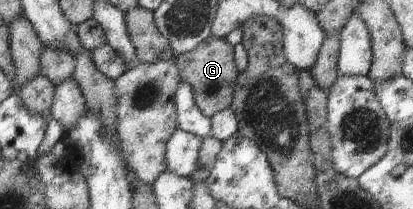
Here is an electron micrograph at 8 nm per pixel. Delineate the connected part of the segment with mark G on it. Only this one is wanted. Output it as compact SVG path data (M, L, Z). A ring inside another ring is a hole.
M209 35L195 50L176 56L173 60L181 81L187 81L194 90L194 101L199 110L211 118L216 112L232 105L233 86L238 77L234 61L234 46L224 38Z

